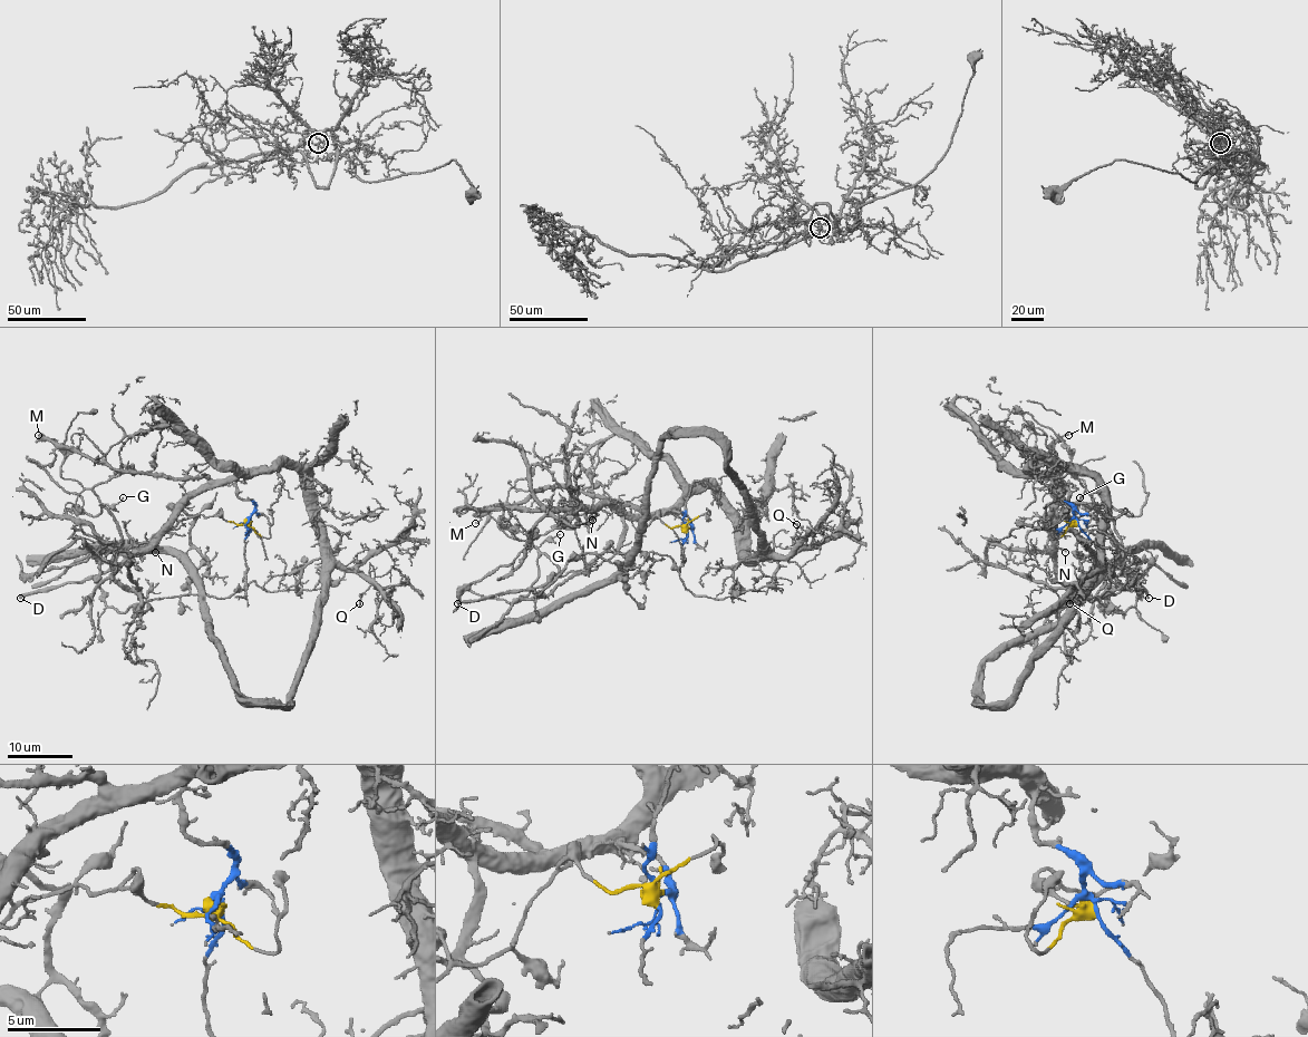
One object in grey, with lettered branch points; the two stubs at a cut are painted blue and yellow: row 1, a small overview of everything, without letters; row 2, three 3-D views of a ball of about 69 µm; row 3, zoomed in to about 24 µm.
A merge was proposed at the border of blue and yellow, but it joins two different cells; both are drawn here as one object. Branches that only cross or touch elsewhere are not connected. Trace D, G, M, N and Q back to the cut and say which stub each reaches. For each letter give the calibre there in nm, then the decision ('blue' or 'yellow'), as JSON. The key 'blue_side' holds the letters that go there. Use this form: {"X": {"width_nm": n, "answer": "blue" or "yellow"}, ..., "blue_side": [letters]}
{"D": {"width_nm": 320, "answer": "yellow"}, "G": {"width_nm": 90, "answer": "yellow"}, "M": {"width_nm": 140, "answer": "blue"}, "N": {"width_nm": 160, "answer": "blue"}, "Q": {"width_nm": 100, "answer": "blue"}, "blue_side": ["M", "N", "Q"]}

